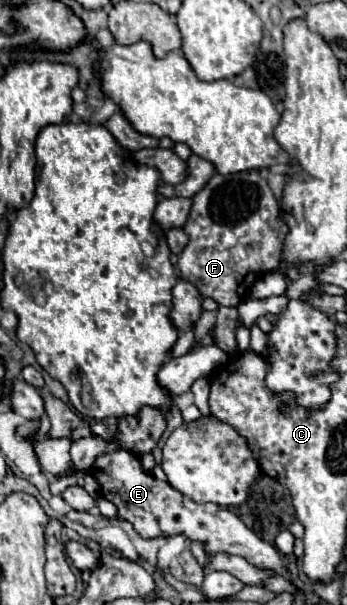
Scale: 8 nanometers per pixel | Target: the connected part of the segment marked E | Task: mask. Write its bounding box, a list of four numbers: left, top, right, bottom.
[92,450,292,582]

